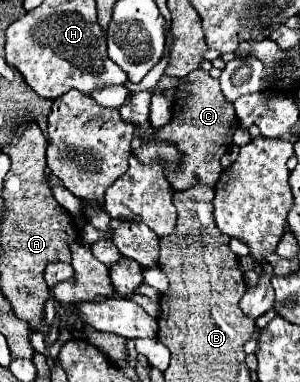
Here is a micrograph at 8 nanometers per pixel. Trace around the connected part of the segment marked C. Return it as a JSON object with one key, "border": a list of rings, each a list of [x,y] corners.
{"border":[[[199,68],[199,70],[193,70],[193,74],[185,76],[183,80],[185,82],[181,82],[177,88],[181,88],[187,96],[175,100],[171,122],[155,130],[155,134],[161,140],[177,144],[177,148],[183,154],[183,168],[181,172],[175,174],[175,182],[171,182],[175,190],[187,190],[199,184],[215,186],[217,178],[223,172],[223,166],[219,160],[233,144],[233,132],[237,130],[237,116],[221,92],[219,80],[211,78],[209,72]]]}

